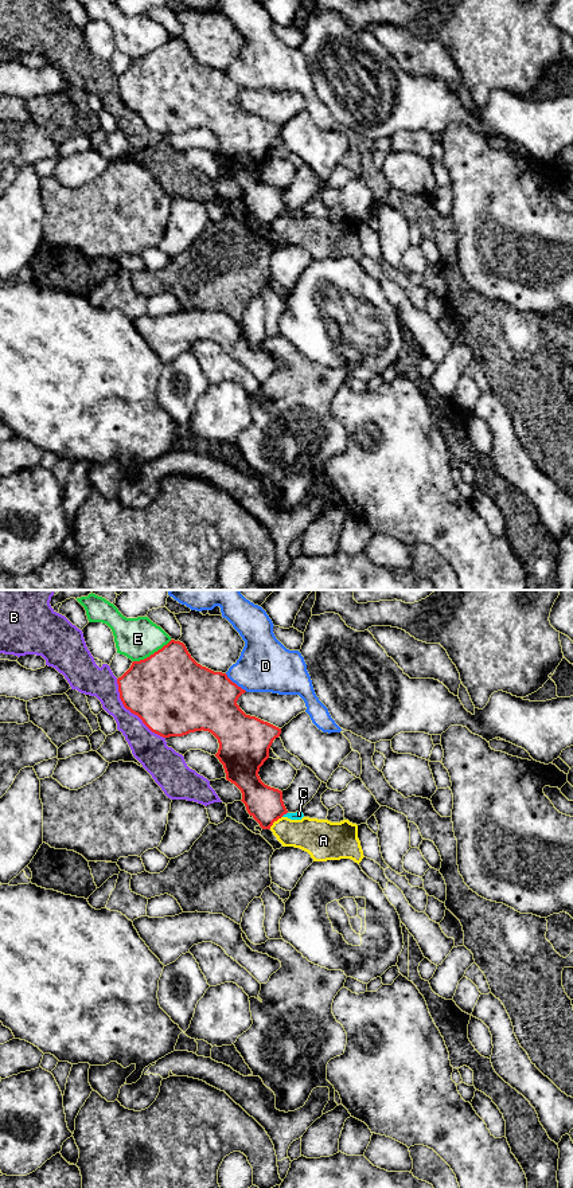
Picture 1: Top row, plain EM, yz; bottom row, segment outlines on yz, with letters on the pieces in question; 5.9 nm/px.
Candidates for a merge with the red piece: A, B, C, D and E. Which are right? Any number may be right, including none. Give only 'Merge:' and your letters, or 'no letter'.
Merge: no letter

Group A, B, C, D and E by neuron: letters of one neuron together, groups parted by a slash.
A / B C / D / E

